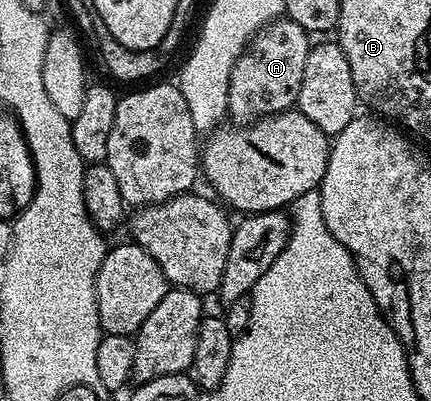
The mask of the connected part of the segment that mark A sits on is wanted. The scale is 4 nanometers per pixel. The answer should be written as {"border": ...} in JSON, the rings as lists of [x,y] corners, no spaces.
{"border":[[[288,17],[274,19],[235,61],[229,82],[228,116],[237,125],[252,125],[266,115],[296,108],[303,69],[311,46],[310,32]]]}

